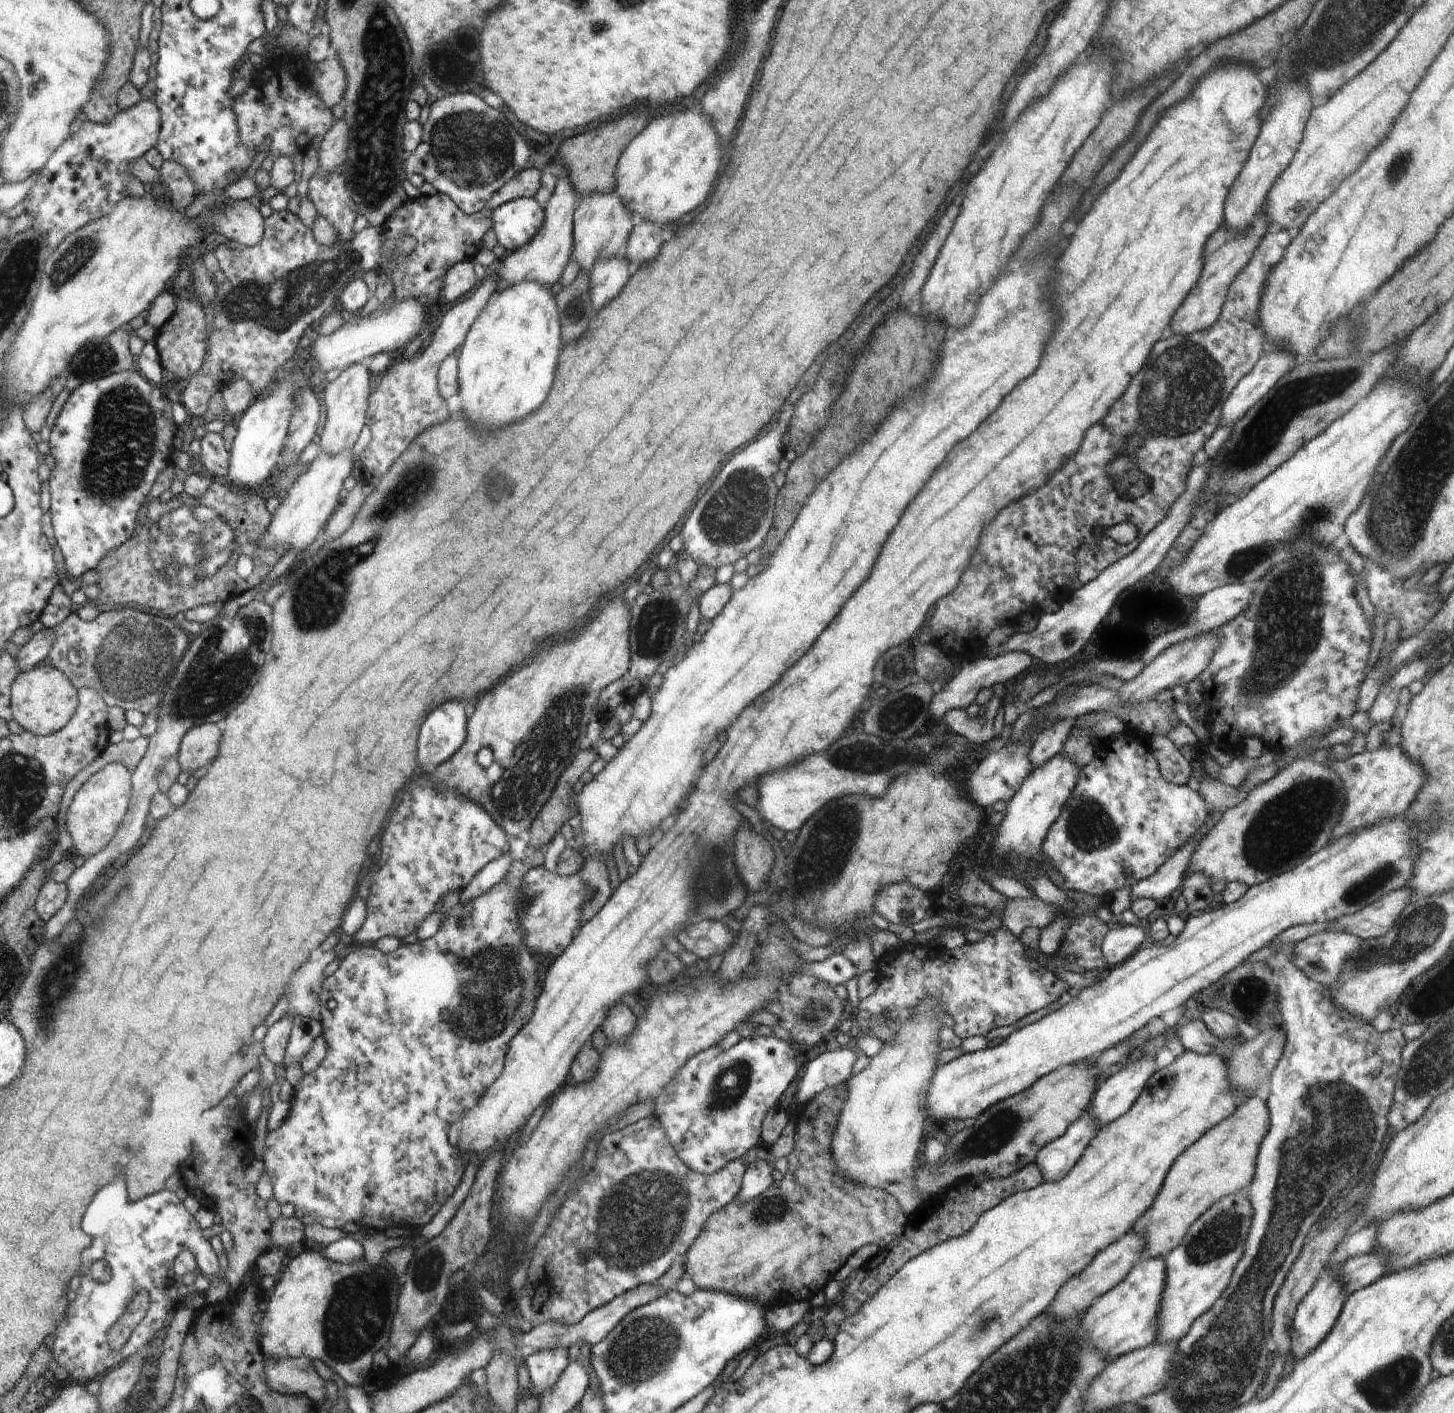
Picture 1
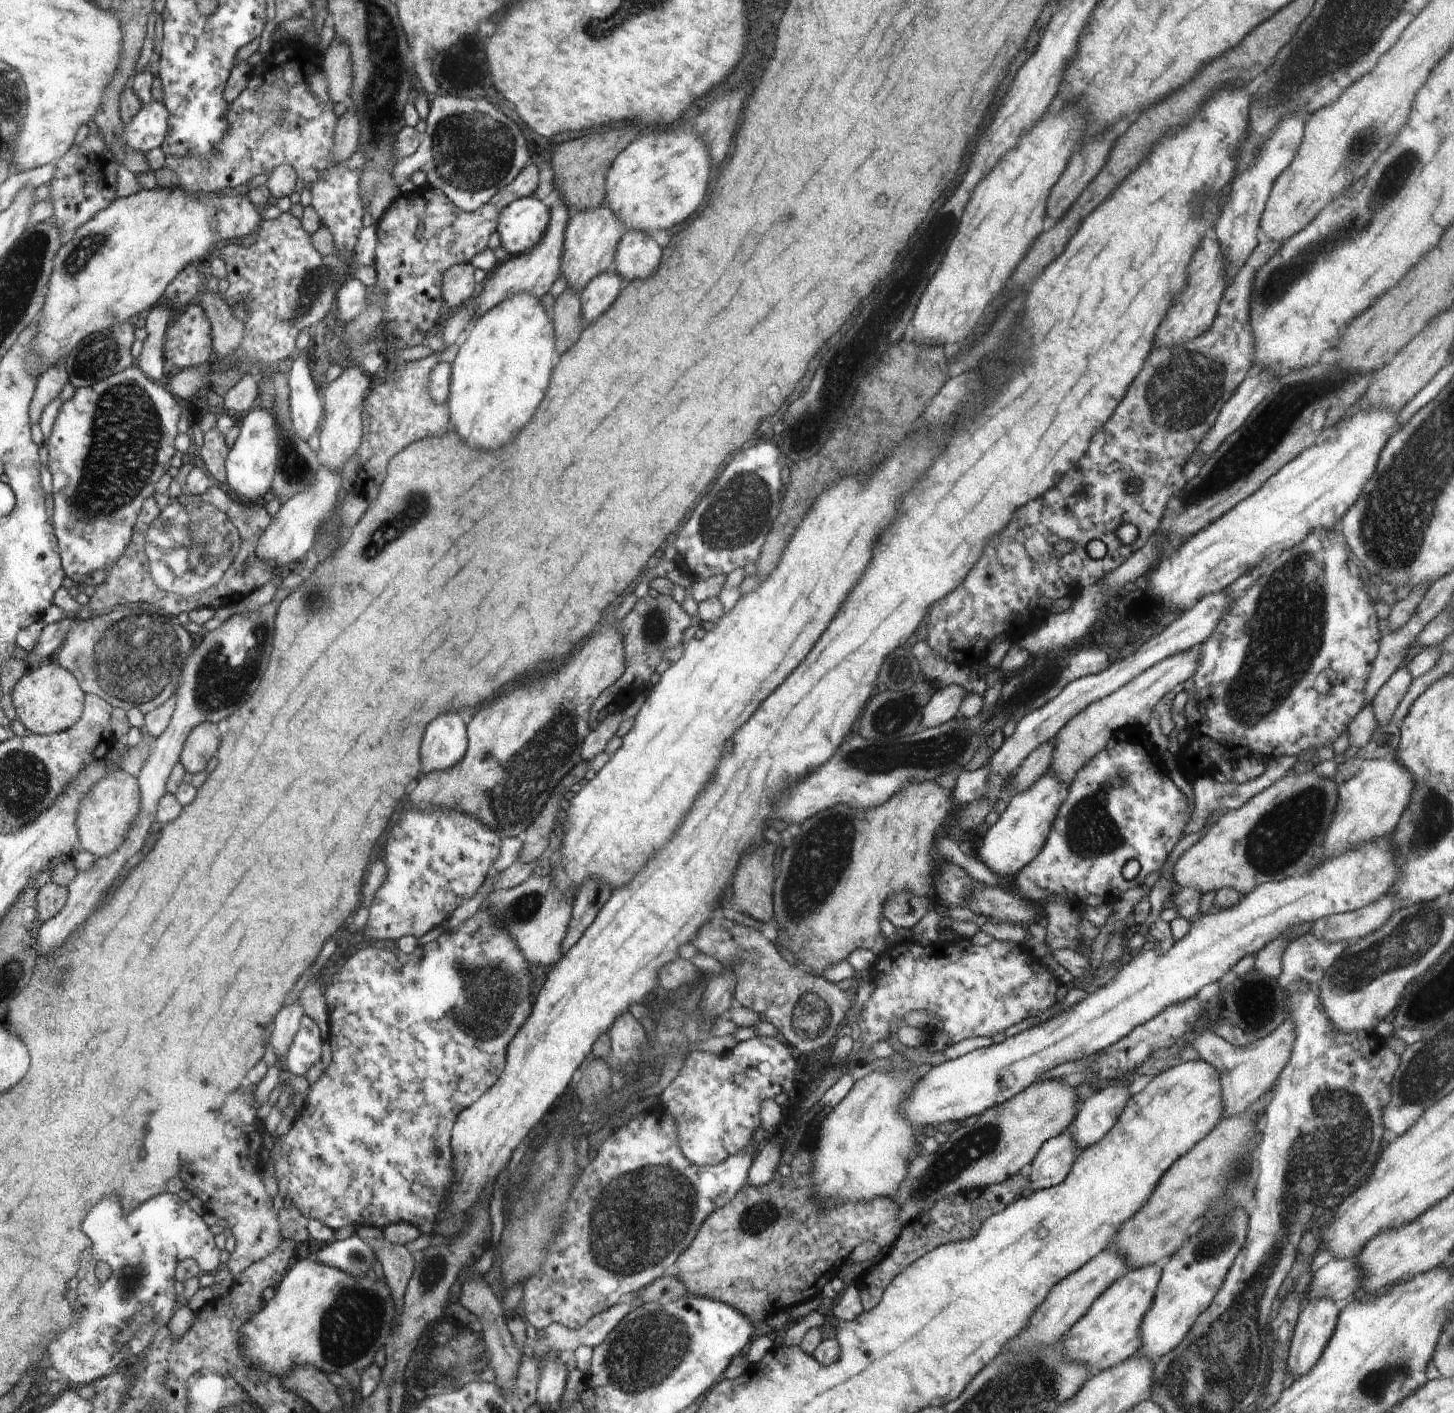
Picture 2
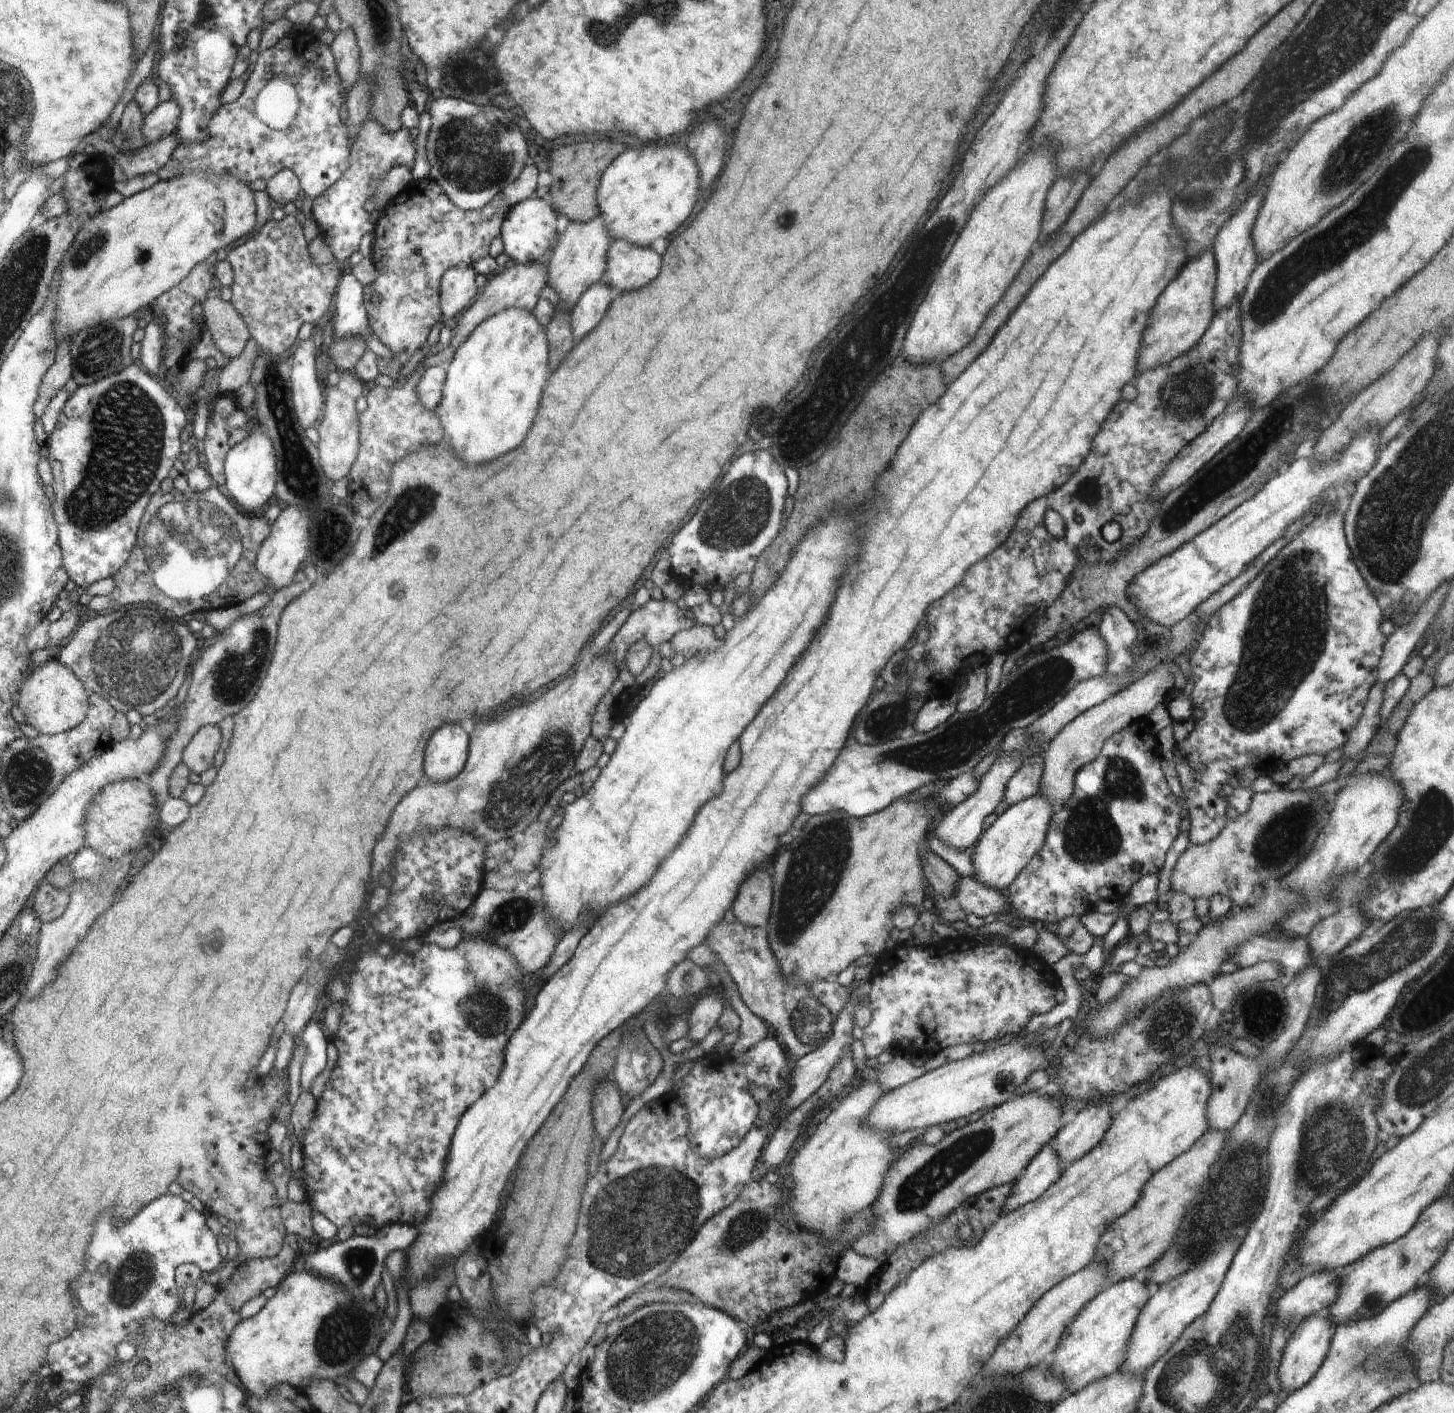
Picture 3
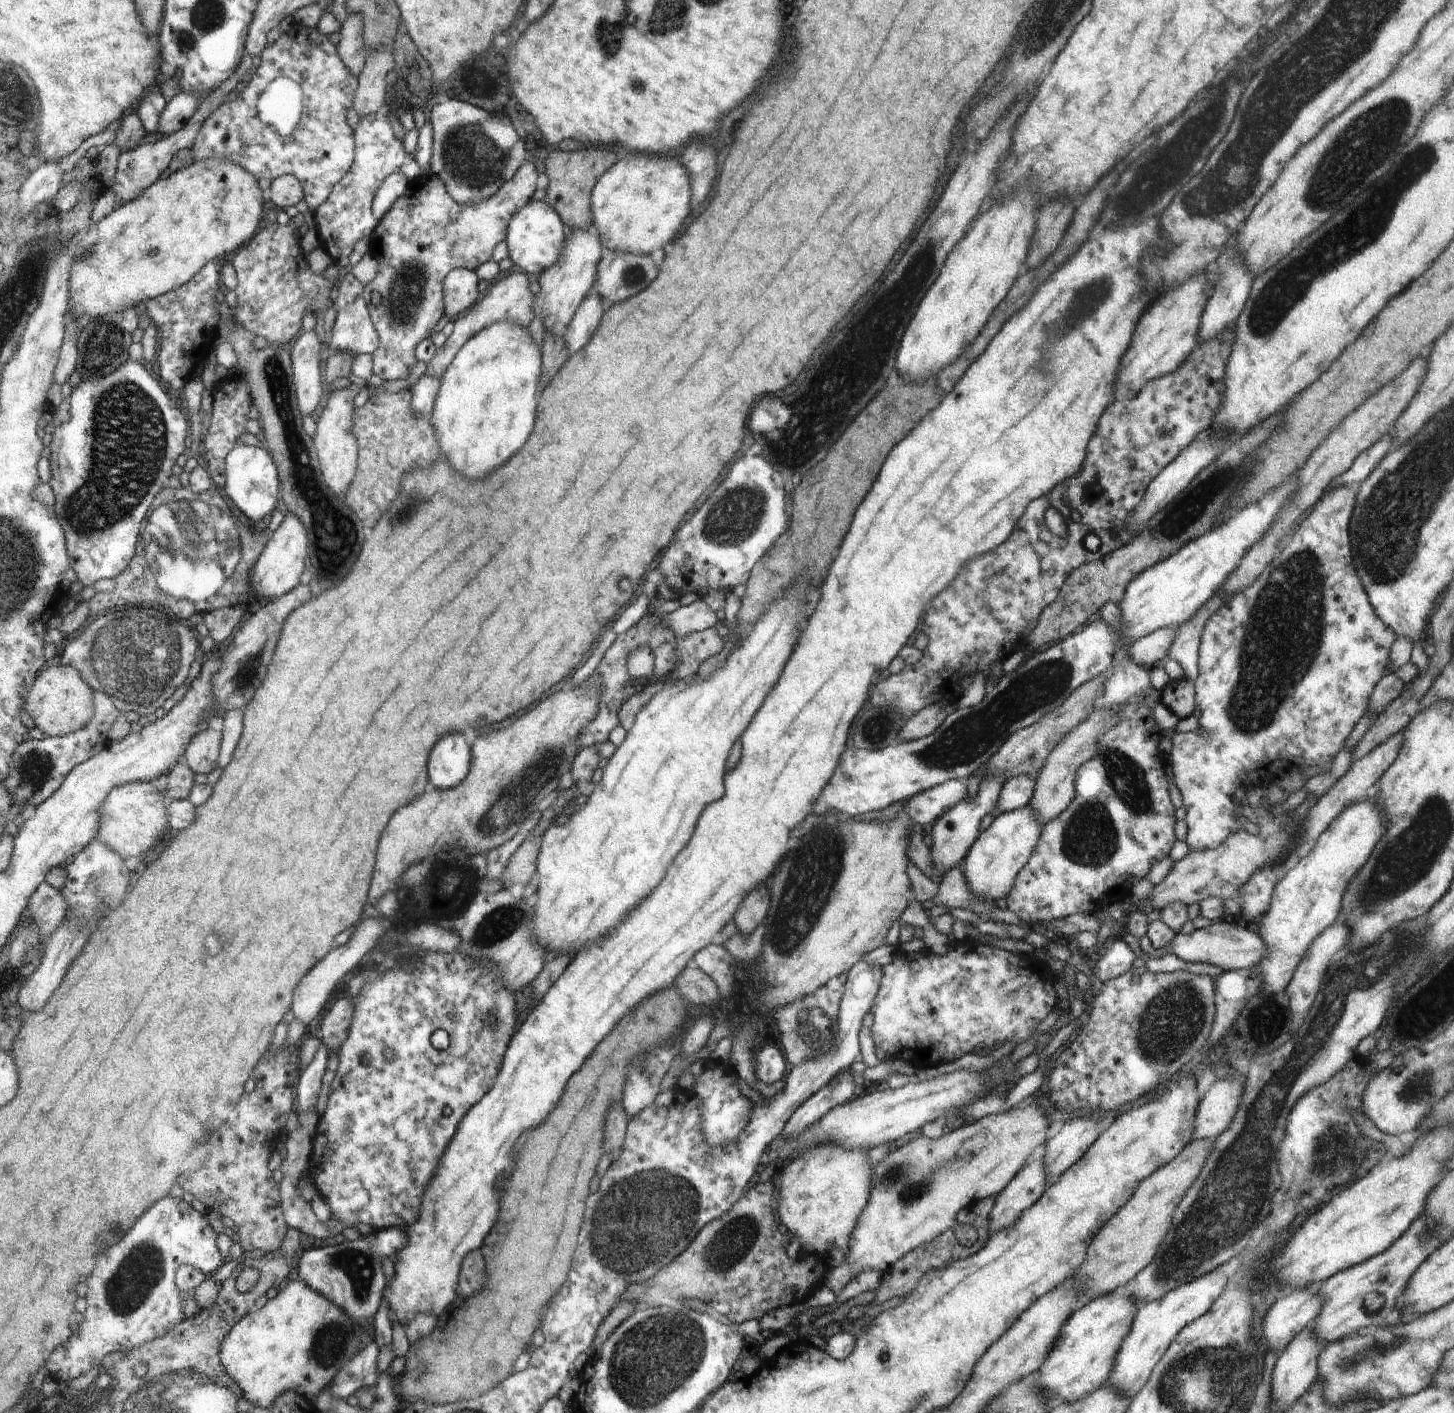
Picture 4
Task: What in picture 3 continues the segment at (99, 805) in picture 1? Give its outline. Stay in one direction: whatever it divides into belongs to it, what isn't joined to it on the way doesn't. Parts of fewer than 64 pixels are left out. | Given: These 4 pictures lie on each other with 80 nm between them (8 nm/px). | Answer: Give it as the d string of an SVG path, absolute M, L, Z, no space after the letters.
M144 779L119 780L105 786L97 794L89 820L85 822L85 844L109 859L121 859L124 855L139 851L146 838L159 826L159 808L153 791Z

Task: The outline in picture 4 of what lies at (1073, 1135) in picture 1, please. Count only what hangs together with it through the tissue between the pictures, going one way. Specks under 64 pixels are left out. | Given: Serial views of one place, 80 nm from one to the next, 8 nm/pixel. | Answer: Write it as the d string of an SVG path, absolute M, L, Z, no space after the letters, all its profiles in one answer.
M1038 1145L1018 1174L996 1195L990 1211L988 1238L1011 1229L1020 1215L1048 1188L1043 1164L1045 1145Z

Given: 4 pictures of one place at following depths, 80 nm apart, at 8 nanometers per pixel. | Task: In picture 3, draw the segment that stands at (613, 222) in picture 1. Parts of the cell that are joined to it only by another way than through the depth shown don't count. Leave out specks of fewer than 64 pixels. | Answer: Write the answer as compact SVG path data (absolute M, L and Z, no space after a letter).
M599 214L587 223L570 221L566 230L559 234L558 244L547 262L548 285L556 290L559 298L558 304L554 305L554 314L558 313L556 312L558 306L564 313L571 313L574 305L584 296L585 290L603 280L608 266L608 252L613 242L612 238L608 224Z

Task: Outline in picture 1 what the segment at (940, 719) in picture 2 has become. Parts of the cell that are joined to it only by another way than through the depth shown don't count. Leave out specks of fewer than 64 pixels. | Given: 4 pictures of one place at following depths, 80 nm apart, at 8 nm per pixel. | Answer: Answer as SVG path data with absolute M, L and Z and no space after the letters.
M1008 651L997 657L984 656L977 661L965 660L958 672L939 691L933 692L928 706L929 715L934 720L942 720L948 710L962 708L965 710L974 702L982 687L999 688L1008 680L1018 678L1030 666L1032 657L1026 651Z

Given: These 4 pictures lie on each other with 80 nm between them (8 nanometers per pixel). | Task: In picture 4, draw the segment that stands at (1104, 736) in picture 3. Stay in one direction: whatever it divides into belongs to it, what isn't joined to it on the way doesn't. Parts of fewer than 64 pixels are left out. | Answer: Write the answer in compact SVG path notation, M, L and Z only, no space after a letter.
M1102 708L1095 711L1076 728L1073 728L1048 755L1045 765L1035 780L1035 787L1029 806L1034 811L1037 821L1044 826L1066 810L1075 797L1075 774L1078 768L1095 755L1098 739L1117 719L1117 715Z

